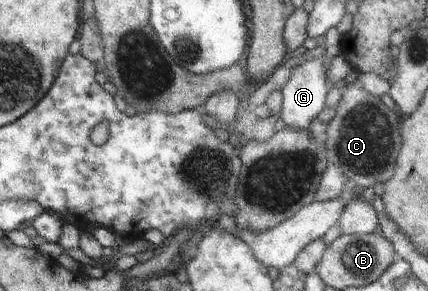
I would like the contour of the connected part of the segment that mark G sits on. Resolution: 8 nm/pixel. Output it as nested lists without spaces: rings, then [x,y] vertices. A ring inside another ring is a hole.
[[[309,58],[301,62],[282,87],[282,121],[286,128],[306,131],[326,107],[326,79],[322,59]]]

